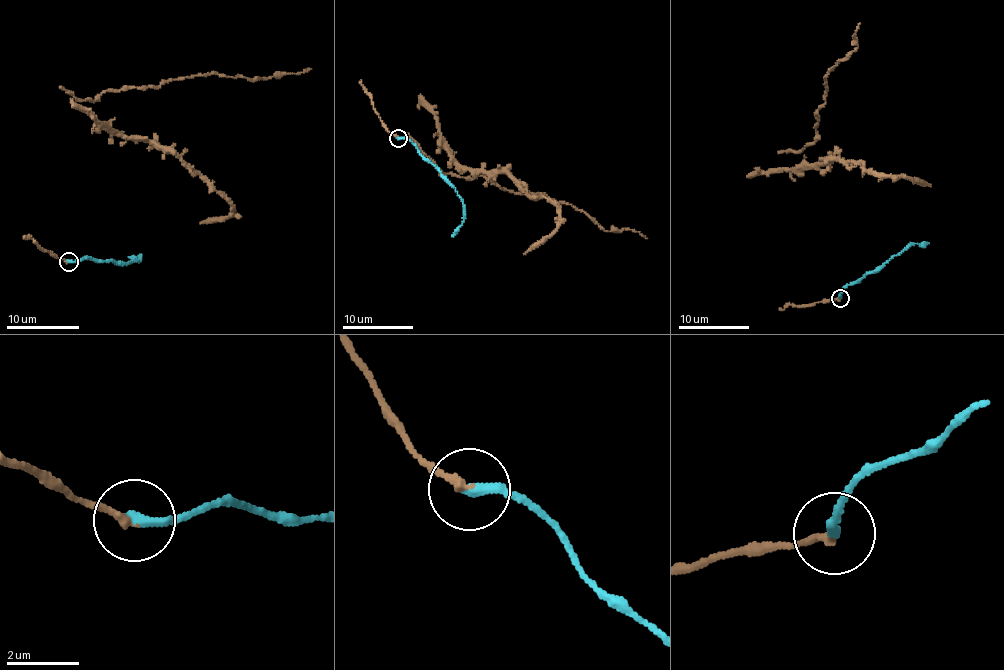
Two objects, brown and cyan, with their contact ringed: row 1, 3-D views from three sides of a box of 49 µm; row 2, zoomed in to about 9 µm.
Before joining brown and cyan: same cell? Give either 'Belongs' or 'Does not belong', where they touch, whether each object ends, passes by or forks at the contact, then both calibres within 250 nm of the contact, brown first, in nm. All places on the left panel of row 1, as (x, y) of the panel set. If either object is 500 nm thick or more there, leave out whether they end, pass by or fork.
Belongs. Place: (68, 261). At the ring brown ends. At the ring cyan ends. Thickness 220 nm (brown) against 300 nm

